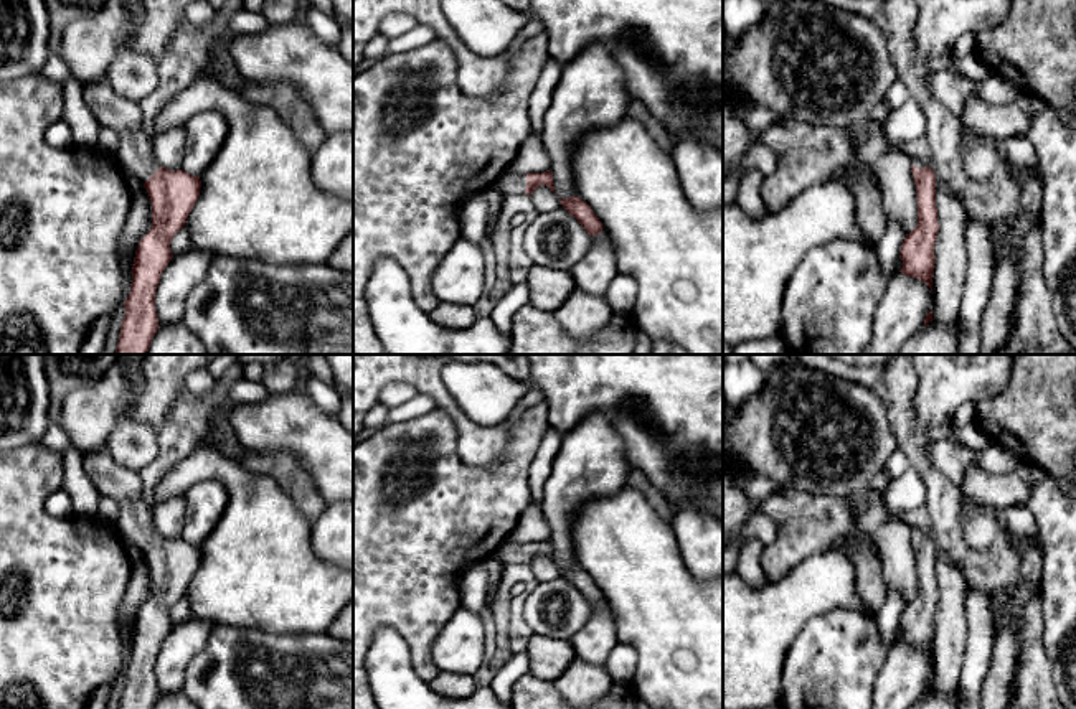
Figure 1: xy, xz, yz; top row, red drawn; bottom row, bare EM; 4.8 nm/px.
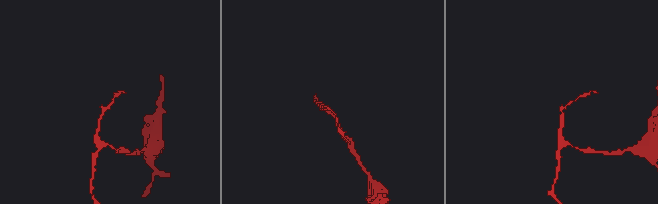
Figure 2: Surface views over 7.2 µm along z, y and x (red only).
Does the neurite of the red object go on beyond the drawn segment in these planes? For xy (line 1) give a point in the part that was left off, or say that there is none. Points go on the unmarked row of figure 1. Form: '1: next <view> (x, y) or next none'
1: next xy (134, 525)

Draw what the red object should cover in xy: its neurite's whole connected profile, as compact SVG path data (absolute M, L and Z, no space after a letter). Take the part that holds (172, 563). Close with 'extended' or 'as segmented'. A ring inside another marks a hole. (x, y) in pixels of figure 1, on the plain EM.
M106 447L84 453L84 470L101 496L117 503L119 536L137 546L150 566L152 597L135 620L119 709L152 709L160 696L157 656L173 627L170 612L183 599L200 566L201 551L185 539L172 541L158 533L142 498L139 472L119 465Z; extended

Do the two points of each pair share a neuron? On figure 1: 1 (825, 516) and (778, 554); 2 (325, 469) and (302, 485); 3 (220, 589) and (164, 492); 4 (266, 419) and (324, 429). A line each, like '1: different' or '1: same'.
1: same
2: different
3: same
4: same

